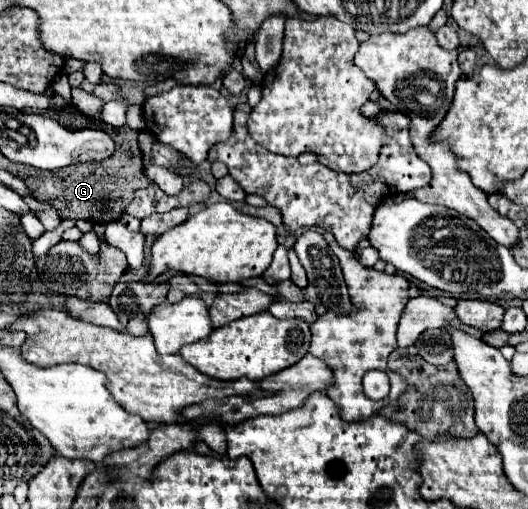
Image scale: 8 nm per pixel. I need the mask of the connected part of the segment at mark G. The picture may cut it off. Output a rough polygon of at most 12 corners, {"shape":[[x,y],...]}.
{"shape":[[109,132],[115,154],[67,166],[31,192],[61,218],[115,222],[143,176],[139,132]]}

